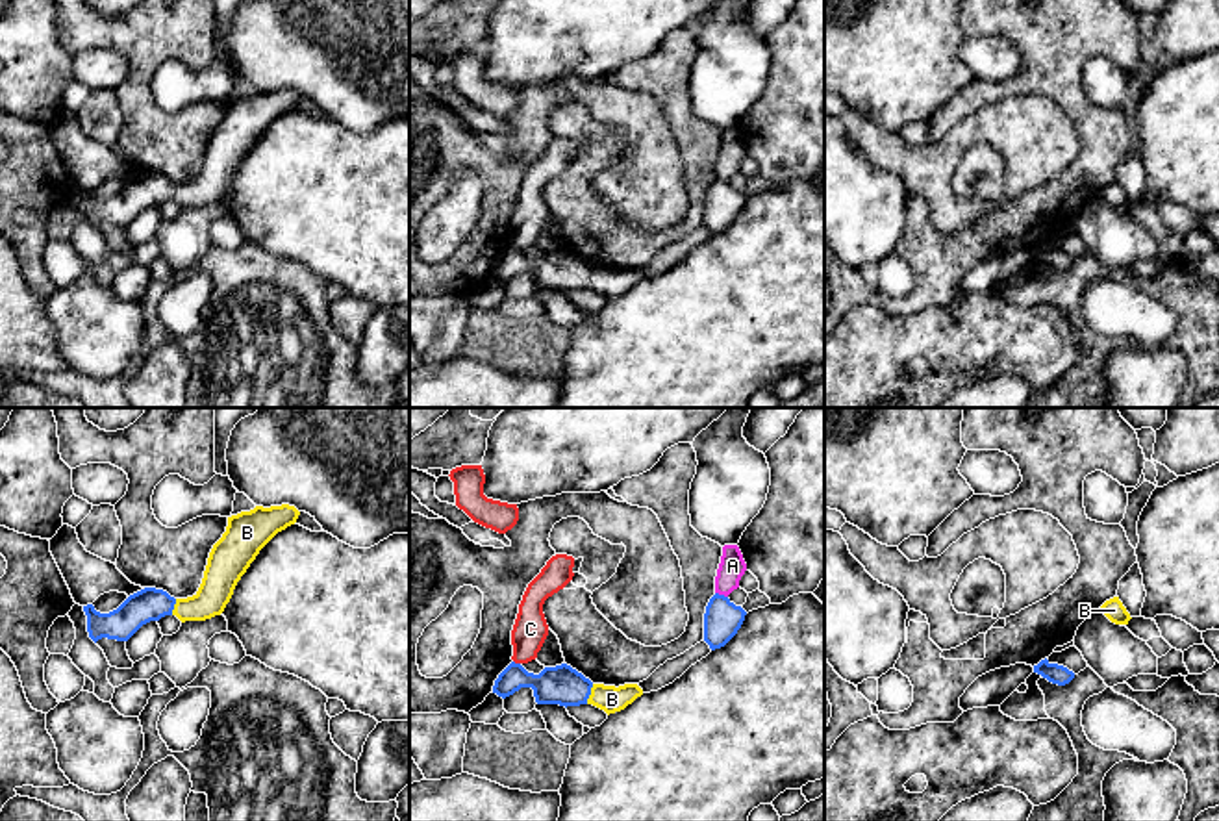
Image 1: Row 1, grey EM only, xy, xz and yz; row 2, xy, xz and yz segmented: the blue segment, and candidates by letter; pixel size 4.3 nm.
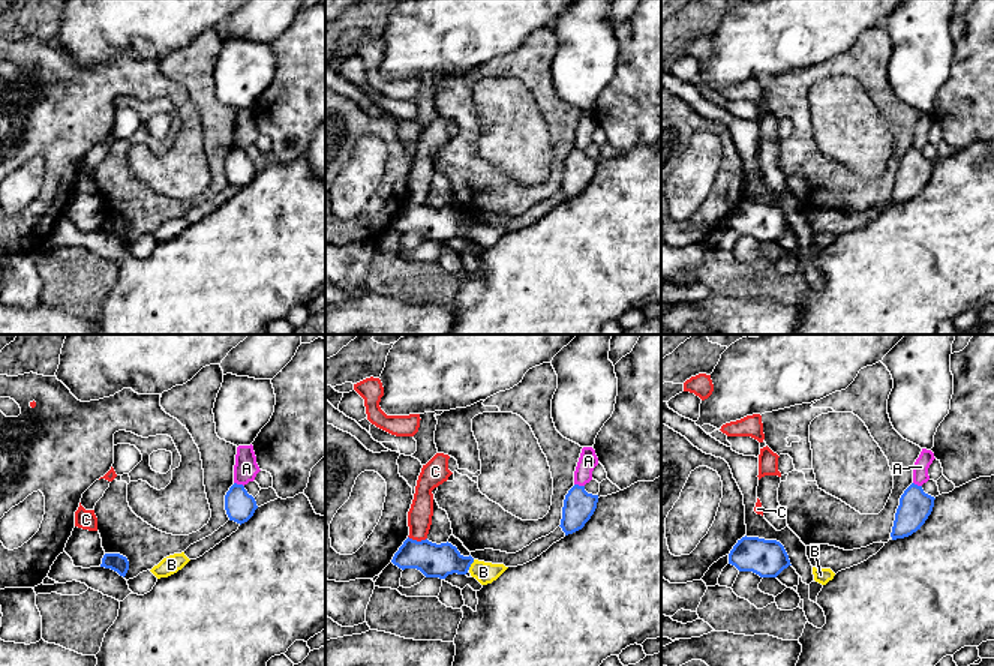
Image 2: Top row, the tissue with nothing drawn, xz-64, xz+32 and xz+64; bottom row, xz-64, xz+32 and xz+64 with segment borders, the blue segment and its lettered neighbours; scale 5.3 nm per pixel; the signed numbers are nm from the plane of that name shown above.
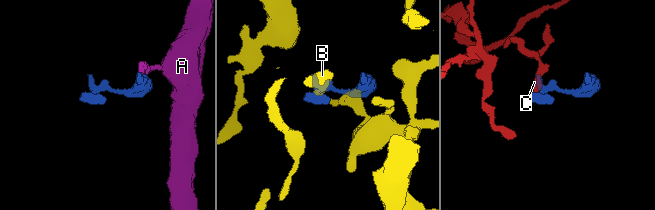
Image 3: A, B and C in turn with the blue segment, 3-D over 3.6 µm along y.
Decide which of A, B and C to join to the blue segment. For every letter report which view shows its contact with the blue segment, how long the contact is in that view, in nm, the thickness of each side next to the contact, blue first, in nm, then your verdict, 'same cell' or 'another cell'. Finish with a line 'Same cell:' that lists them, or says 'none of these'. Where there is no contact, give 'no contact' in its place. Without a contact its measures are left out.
A: contact in xz; length 60 nm; calibres 160 and 120 nm; another cell
B: contact in xz; length 90 nm; calibres 170 and 120 nm; same cell
C: contact in xz; length 40 nm; calibres 170 and 150 nm; another cell
Same cell: B

